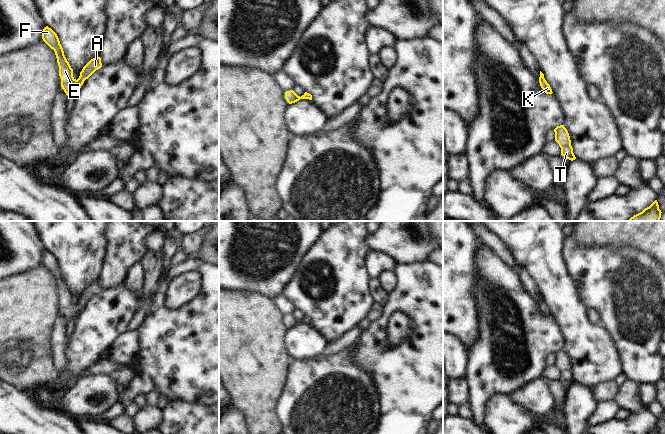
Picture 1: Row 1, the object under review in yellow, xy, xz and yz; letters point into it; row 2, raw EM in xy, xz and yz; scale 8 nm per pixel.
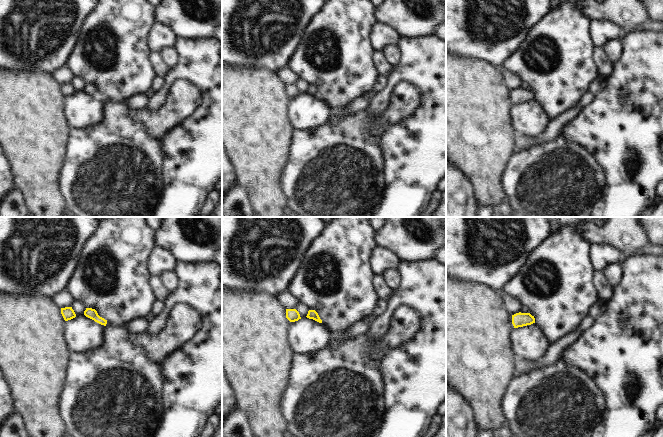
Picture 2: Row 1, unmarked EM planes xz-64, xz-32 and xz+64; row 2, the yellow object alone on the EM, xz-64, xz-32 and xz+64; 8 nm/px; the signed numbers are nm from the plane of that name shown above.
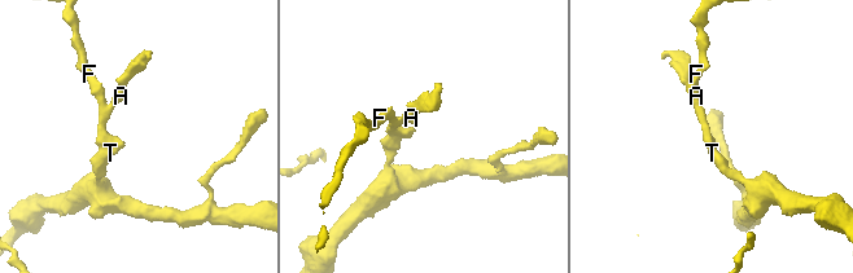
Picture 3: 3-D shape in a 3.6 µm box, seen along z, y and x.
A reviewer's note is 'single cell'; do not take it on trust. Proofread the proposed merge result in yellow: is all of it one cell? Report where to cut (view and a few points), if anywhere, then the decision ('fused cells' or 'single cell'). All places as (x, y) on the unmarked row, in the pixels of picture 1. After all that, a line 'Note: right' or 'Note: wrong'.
no cut | single cell
Note: right

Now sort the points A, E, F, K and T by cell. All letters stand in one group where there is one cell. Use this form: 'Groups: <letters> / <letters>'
Groups: A E F K T

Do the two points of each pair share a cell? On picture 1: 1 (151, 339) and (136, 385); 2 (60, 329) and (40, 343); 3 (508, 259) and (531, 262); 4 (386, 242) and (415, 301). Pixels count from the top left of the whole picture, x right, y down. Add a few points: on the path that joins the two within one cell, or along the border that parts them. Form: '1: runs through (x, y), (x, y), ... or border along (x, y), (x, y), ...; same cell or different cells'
1: border along (137, 368), (147, 372), (157, 387); different cells
2: border along (60, 312), (52, 337), (54, 357); different cells
3: border along (501, 240), (519, 264); different cells
4: border along (422, 261), (399, 264); different cells

